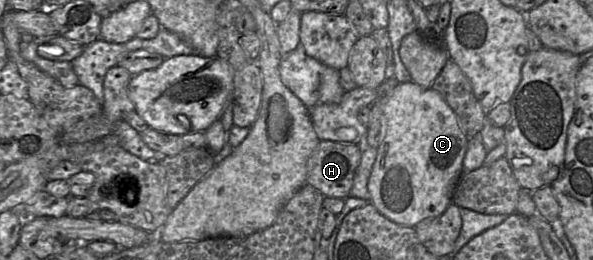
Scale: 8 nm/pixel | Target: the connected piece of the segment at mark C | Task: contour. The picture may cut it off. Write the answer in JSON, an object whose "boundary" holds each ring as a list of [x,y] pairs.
{"boundary":[[[413,81],[398,83],[385,98],[384,116],[385,136],[377,147],[377,156],[368,181],[370,202],[391,221],[414,227],[424,219],[439,216],[452,202],[454,189],[463,174],[469,137],[440,93]]]}

